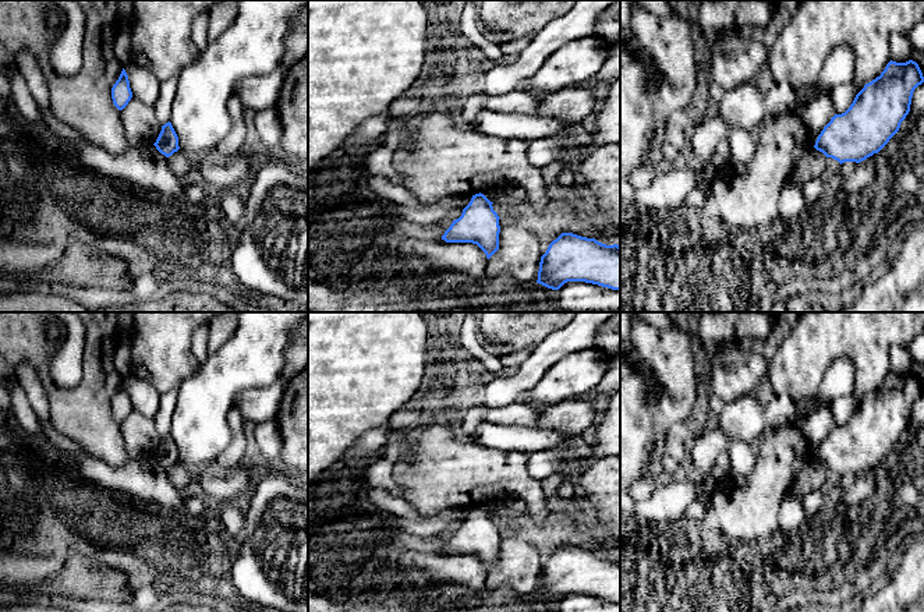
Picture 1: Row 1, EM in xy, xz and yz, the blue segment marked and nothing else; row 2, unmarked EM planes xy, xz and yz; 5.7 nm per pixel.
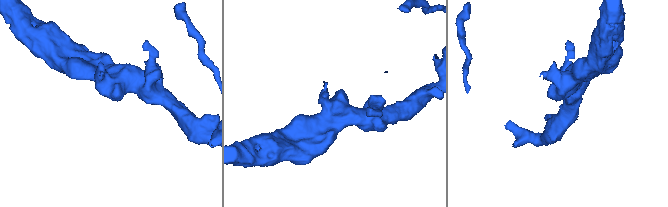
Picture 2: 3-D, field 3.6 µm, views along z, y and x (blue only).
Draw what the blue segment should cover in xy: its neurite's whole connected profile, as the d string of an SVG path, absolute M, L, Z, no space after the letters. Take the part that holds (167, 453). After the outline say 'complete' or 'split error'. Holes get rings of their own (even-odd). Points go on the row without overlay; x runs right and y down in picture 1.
M170 434L162 438L162 443L153 457L166 470L171 468L180 461L178 449Z; complete

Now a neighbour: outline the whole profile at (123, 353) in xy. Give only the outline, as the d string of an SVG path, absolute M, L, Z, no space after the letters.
M128 339L118 340L114 350L114 367L123 379L131 375L131 349Z

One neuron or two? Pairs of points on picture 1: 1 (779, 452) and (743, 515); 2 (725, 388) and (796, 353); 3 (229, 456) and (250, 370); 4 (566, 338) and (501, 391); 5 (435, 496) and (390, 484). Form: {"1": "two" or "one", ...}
{"1": "one", "2": "two", "3": "two", "4": "one", "5": "two"}

